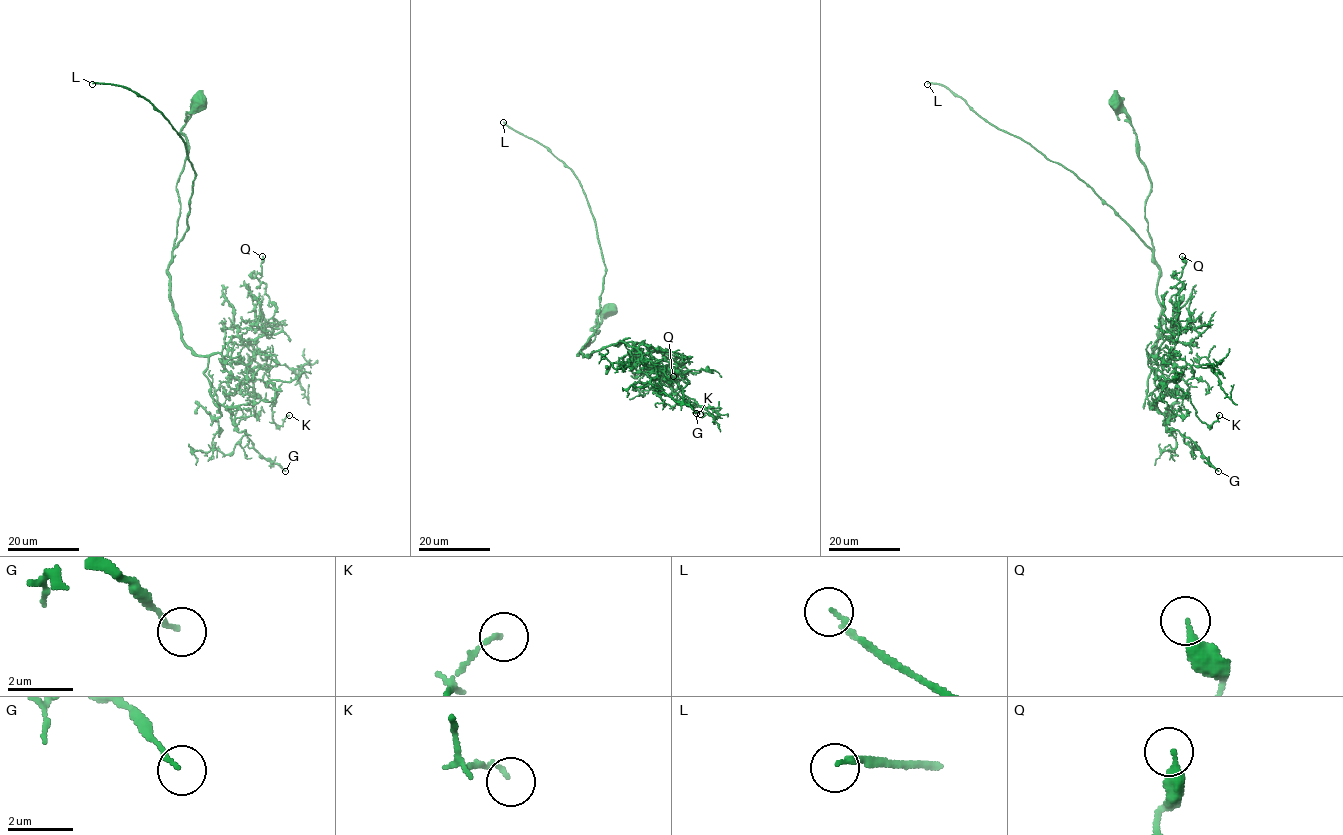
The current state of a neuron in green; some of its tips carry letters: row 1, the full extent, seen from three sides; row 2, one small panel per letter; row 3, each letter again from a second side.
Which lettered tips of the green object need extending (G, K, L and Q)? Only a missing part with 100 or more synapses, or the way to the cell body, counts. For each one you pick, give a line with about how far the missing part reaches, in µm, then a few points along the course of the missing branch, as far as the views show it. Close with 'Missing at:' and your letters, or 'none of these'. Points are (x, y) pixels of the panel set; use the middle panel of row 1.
L: 100 µm
Missing at: L

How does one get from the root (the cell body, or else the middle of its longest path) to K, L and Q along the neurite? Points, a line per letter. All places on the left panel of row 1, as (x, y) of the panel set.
K: (197, 102), (181, 130), (173, 314), (196, 354), (238, 357), (275, 390), (277, 425), (289, 415)
L: (197, 102), (181, 130), (187, 155), (173, 248), (187, 226), (195, 178), (185, 143), (134, 92), (92, 84)
Q: (197, 102), (181, 130), (168, 270), (181, 339), (196, 354), (224, 356), (233, 337), (272, 332), (262, 256)

